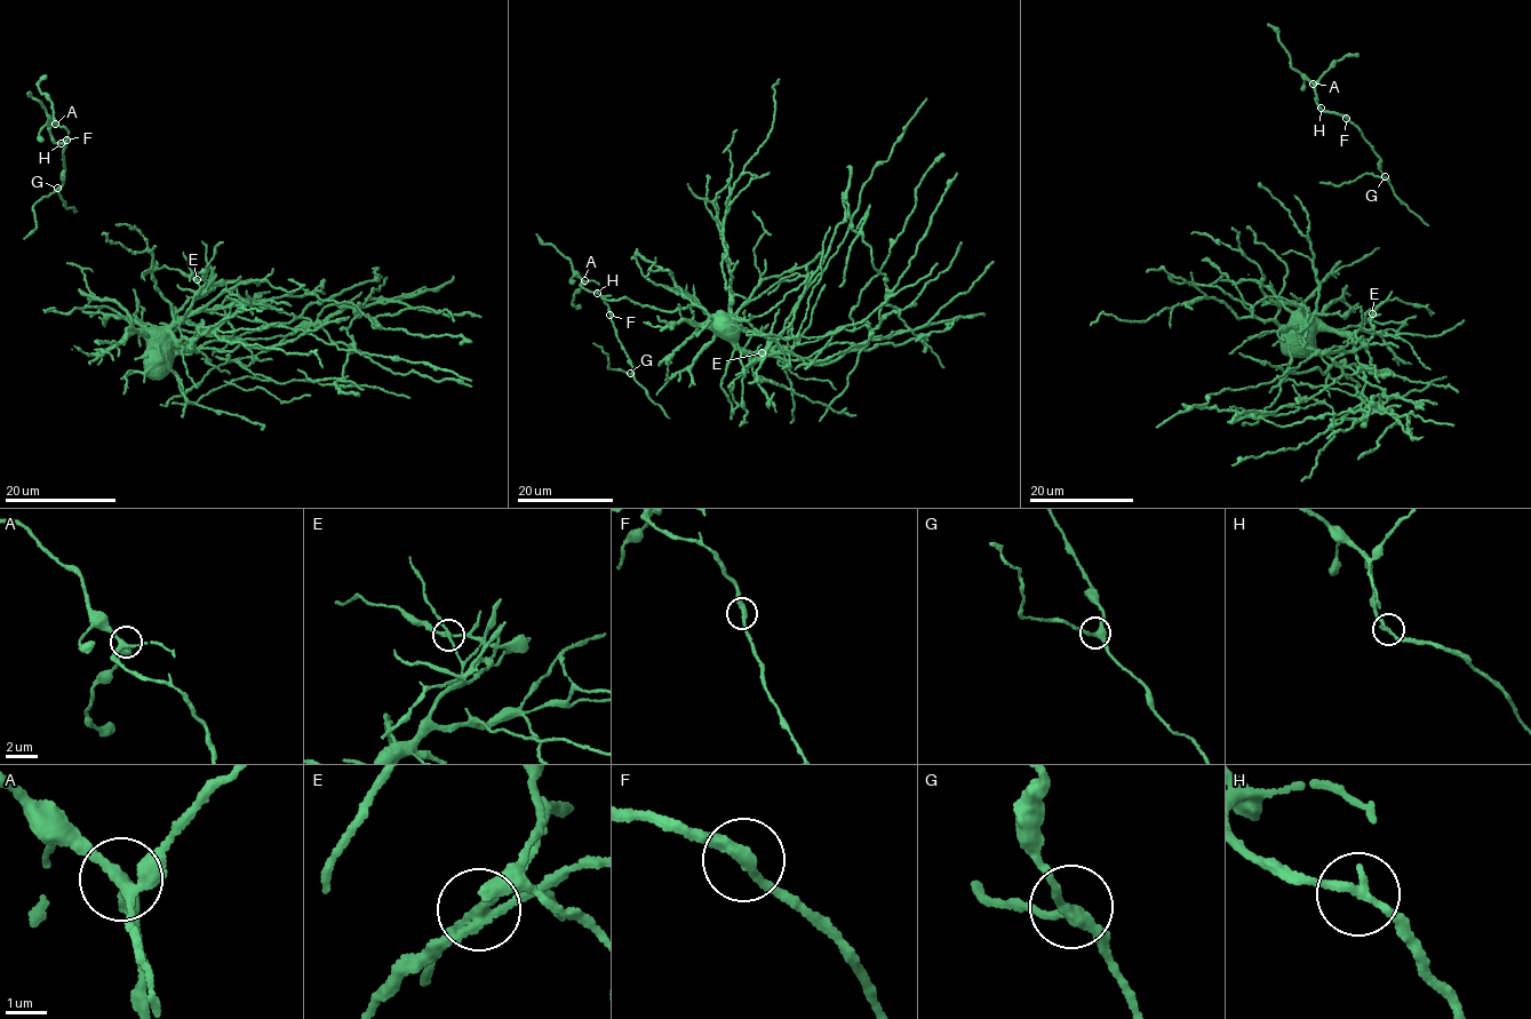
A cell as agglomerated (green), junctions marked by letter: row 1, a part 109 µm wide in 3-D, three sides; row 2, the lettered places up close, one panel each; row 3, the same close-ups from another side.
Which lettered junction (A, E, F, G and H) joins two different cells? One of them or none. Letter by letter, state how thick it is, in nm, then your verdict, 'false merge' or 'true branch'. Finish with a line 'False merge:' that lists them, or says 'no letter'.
A: calibre 280 nm; true branch
E: calibre 200 nm; false merge
F: calibre 320 nm; true branch
G: calibre 280 nm; true branch
H: calibre 200 nm; true branch
False merge: E

